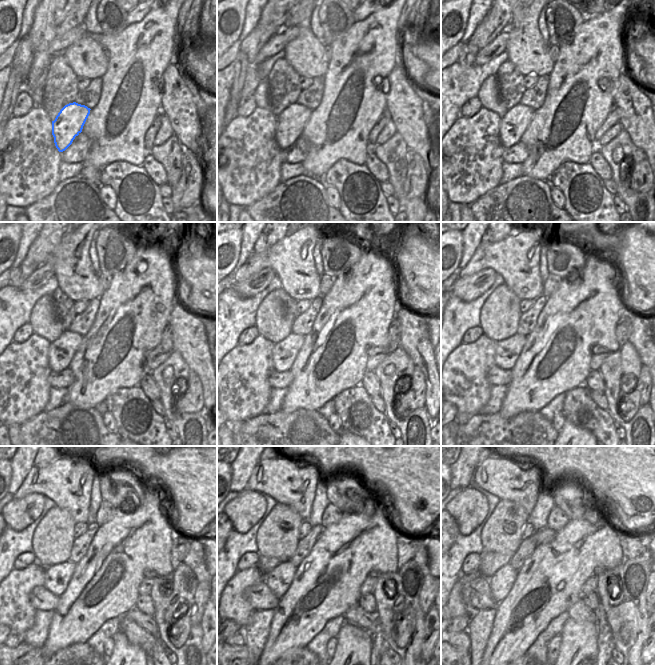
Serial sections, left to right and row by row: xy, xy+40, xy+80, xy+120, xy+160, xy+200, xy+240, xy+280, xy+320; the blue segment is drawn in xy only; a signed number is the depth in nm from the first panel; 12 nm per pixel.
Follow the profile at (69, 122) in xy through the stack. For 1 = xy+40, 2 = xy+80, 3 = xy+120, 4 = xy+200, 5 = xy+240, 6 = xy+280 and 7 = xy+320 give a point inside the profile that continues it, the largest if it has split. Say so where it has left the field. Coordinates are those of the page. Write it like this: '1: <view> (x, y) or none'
1: xy+40 (290, 124)
2: xy+80 (515, 121)
3: xy+120 (60, 353)
4: xy+200 (507, 351)
5: xy+240 (58, 576)
6: xy+280 (279, 580)
7: xy+320 (502, 581)

